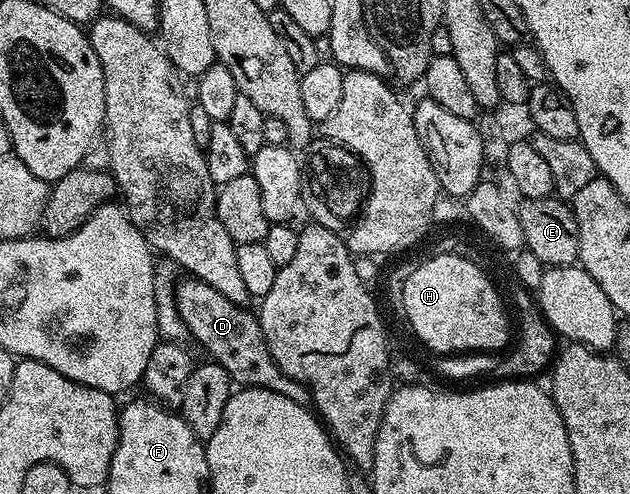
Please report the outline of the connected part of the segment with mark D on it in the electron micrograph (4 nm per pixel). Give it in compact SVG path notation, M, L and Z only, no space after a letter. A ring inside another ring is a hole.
M190 275L174 286L175 306L185 323L188 334L199 345L207 348L207 353L214 364L225 367L236 386L249 389L268 389L277 391L277 395L285 395L285 399L293 399L298 405L311 405L311 392L307 386L294 381L289 375L277 367L273 355L269 355L263 332L259 326L259 318L250 308L233 303L233 299L225 299L217 287L209 287L201 279Z

